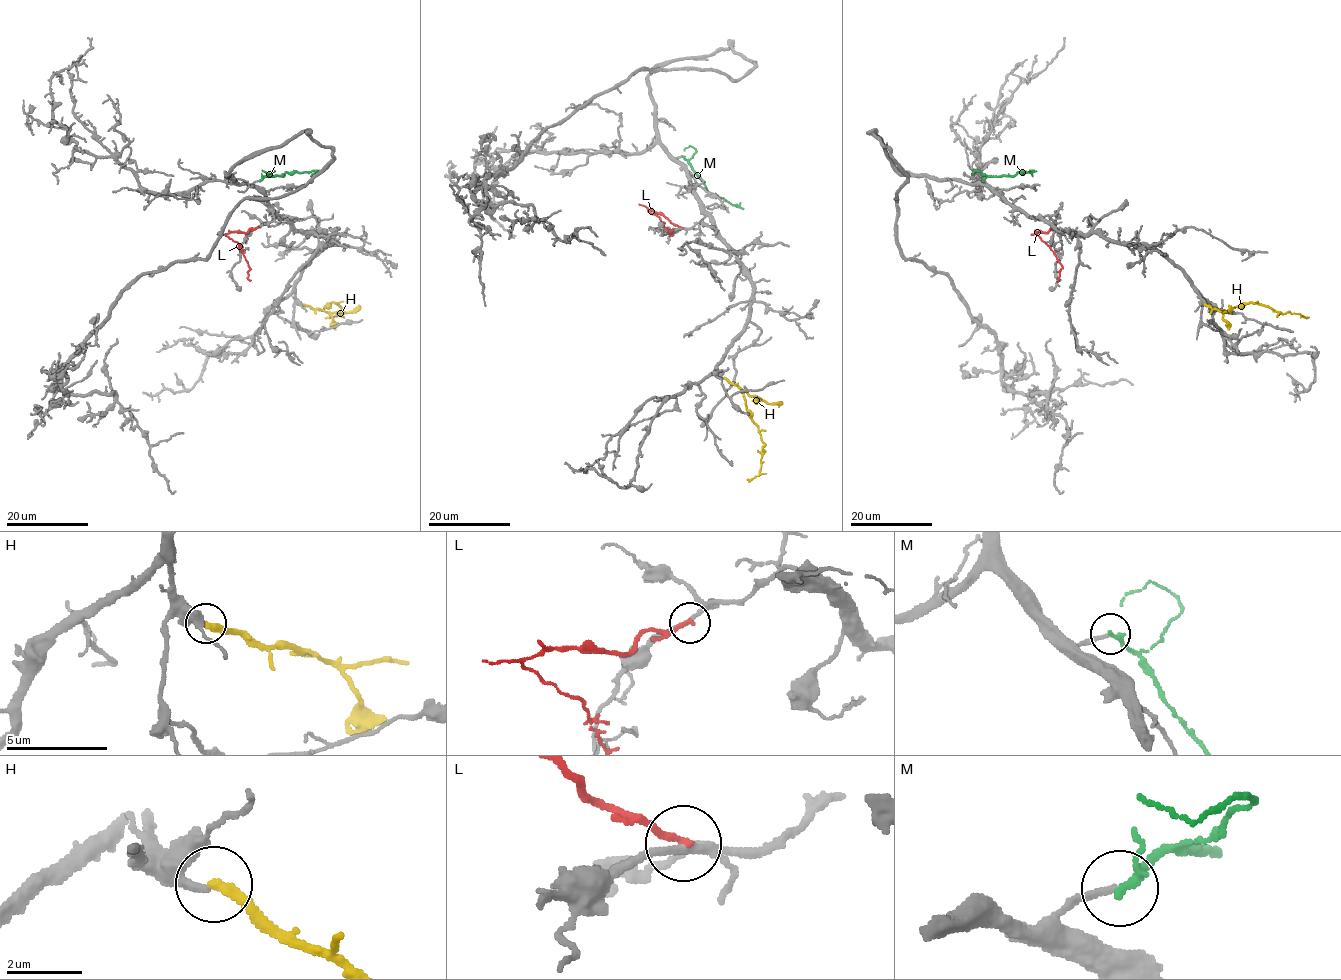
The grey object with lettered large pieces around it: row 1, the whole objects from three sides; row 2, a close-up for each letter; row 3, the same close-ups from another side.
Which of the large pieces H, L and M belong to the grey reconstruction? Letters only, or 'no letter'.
H

